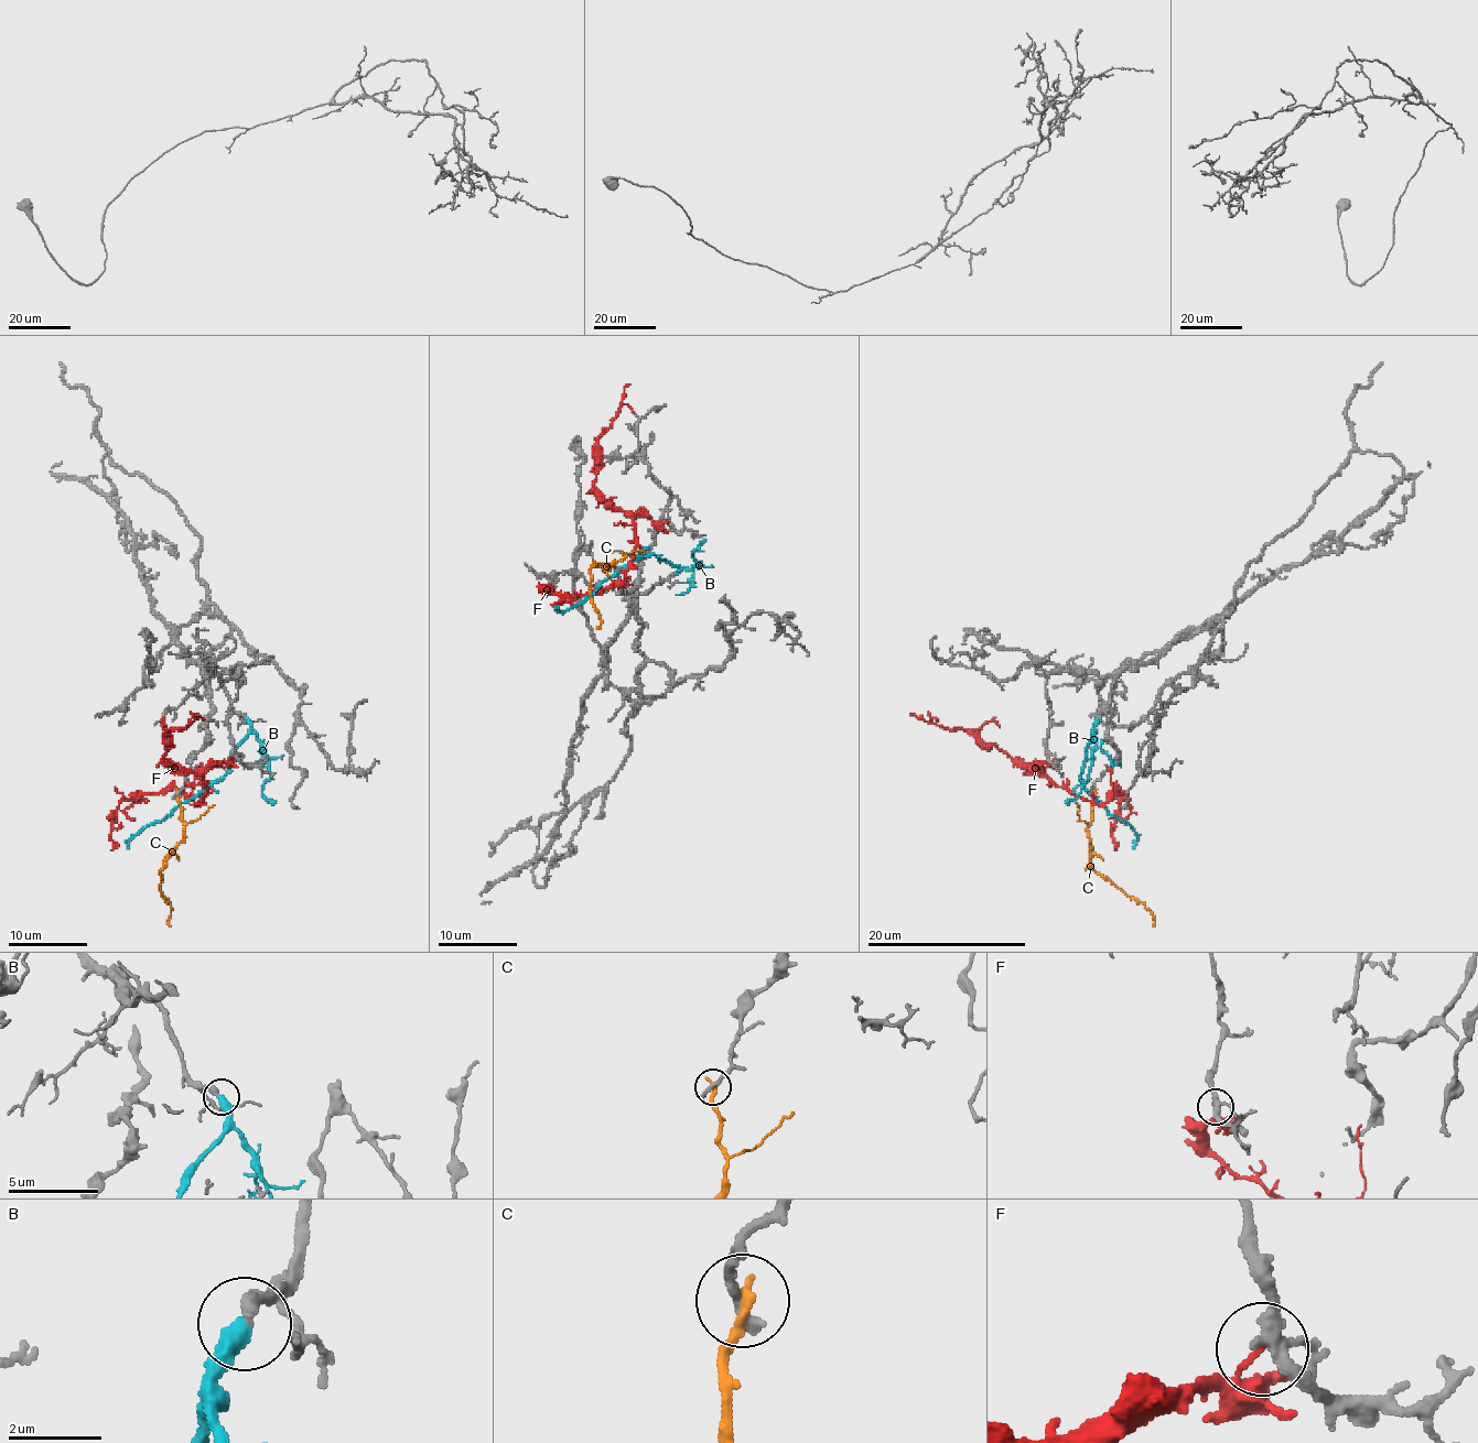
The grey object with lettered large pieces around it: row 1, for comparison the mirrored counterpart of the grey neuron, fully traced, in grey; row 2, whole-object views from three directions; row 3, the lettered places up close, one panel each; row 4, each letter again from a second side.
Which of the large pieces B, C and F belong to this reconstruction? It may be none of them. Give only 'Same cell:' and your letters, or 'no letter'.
Same cell: B

